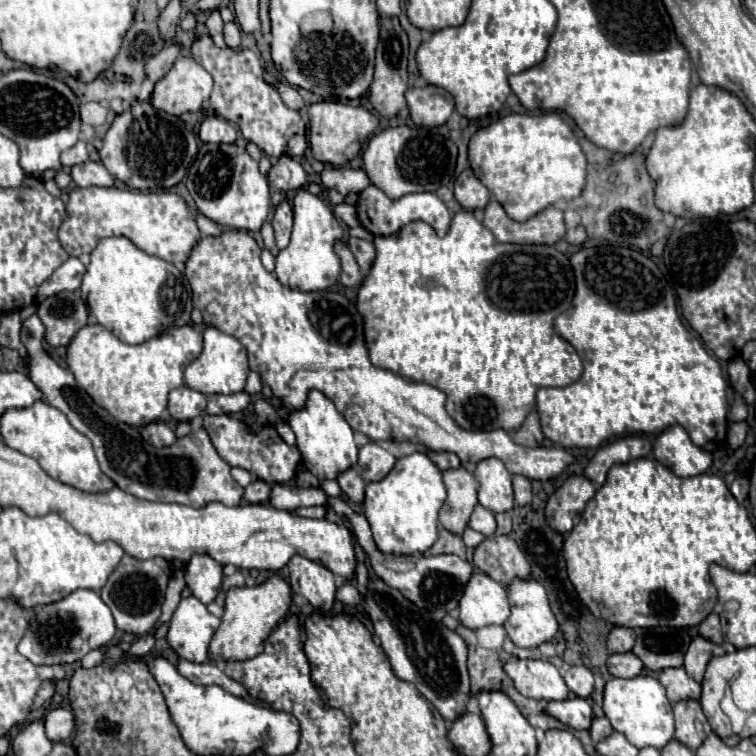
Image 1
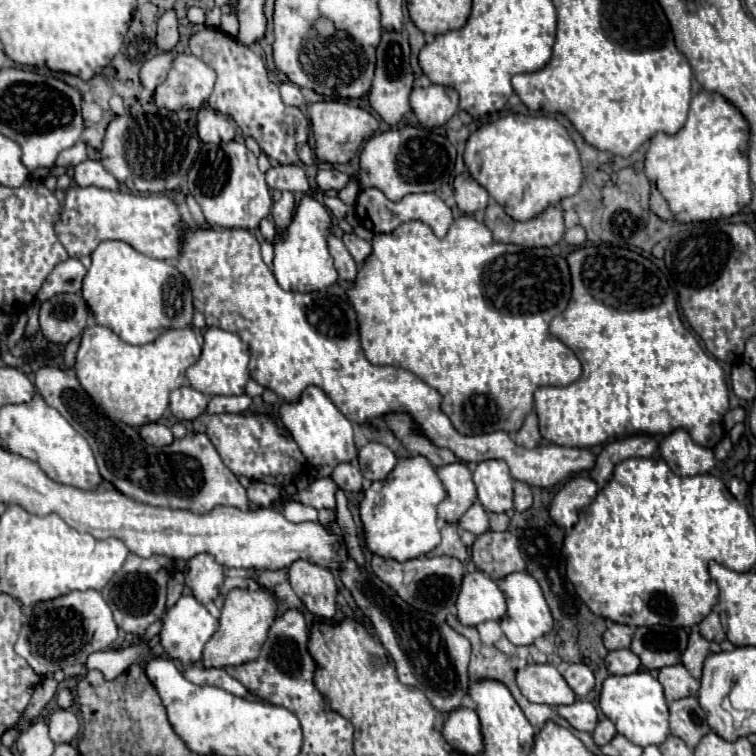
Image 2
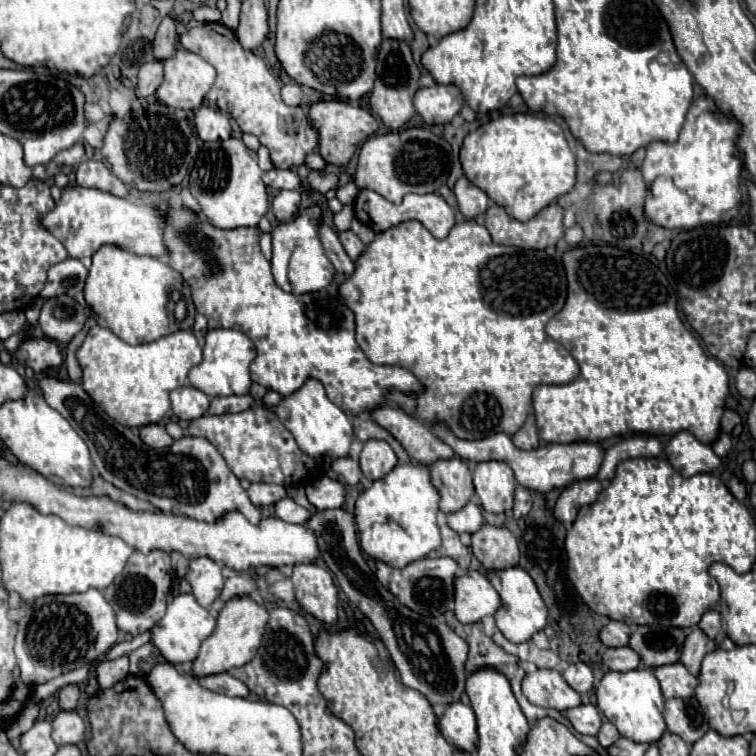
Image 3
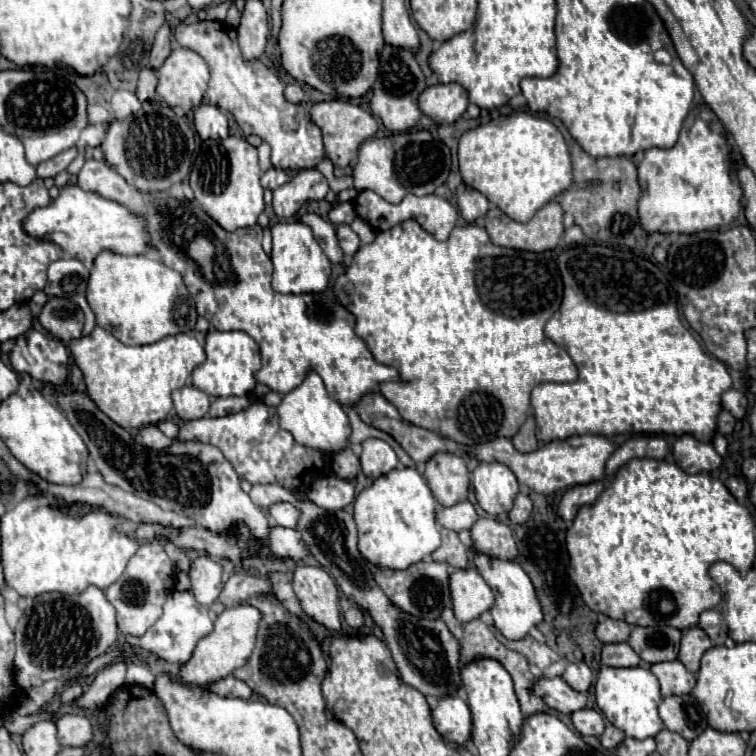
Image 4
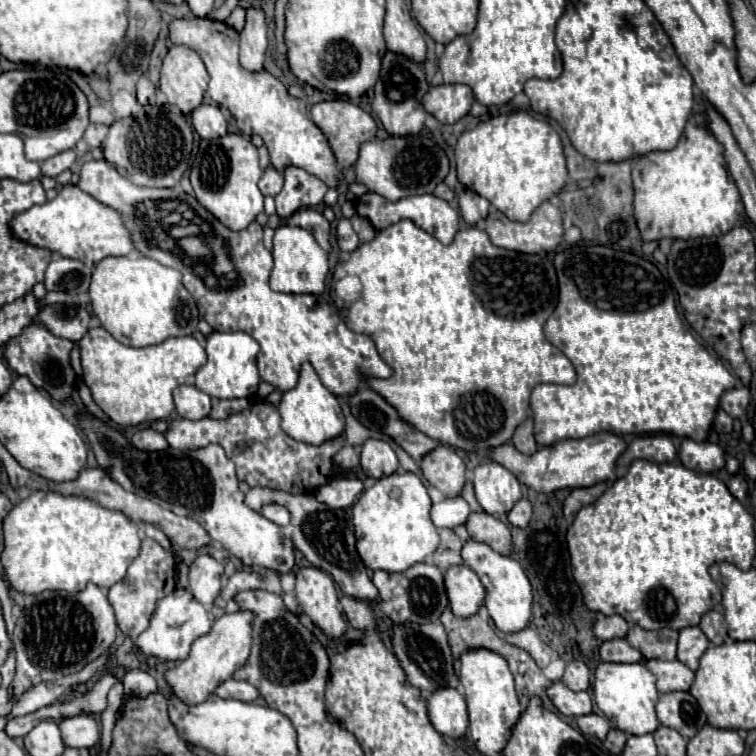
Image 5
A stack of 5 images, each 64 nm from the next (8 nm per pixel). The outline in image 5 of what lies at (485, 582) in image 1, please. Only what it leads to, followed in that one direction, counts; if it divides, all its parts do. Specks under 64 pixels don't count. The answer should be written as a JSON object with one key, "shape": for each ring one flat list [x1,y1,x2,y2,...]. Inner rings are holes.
{"shape":[[450,566,444,572,450,608,458,618,470,618,484,604,486,588,468,566]]}

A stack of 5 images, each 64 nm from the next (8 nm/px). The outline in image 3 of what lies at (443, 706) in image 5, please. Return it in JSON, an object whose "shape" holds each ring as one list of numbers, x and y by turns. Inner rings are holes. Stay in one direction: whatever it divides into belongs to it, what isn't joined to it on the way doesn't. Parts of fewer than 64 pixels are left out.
{"shape":[[462,702,448,704,440,718,440,734,448,740,448,744,464,752,472,752,478,742,474,710]]}

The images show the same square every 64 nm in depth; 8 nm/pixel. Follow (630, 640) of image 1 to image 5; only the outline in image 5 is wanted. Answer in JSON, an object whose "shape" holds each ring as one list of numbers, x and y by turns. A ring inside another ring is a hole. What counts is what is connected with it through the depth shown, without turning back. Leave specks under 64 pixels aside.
{"shape":[[604,616,594,624,594,634,598,640,624,638,628,634,628,624,622,616]]}

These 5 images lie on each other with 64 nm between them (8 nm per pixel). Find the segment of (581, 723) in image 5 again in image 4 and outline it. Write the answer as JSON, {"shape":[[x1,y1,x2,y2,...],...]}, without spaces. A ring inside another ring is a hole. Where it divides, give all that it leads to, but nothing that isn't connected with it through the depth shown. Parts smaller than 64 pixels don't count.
{"shape":[[582,708,570,714,574,728,582,734,582,736,600,736,600,732,604,732,604,718,598,710,594,708]]}

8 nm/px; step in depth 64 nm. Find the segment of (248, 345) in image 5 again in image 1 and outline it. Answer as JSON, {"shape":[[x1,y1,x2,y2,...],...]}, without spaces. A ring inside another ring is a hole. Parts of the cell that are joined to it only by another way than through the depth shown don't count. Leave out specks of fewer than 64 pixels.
{"shape":[[206,328,204,330,204,350,202,354,190,362,184,370,184,382,186,386,210,396,210,394,232,394,242,392,248,376,248,356,244,352,244,346,234,338,224,334,218,328]]}

